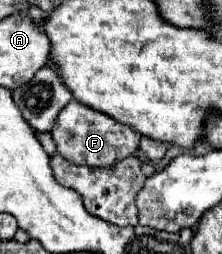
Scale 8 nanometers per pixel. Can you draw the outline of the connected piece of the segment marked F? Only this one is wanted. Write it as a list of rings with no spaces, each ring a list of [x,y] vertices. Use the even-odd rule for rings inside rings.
[[[71,100],[57,116],[55,126],[49,132],[53,136],[53,142],[57,146],[57,152],[71,164],[81,166],[95,166],[95,168],[107,168],[113,166],[129,156],[135,156],[139,148],[139,138],[133,128],[115,122],[111,116],[97,112],[77,100]]]

